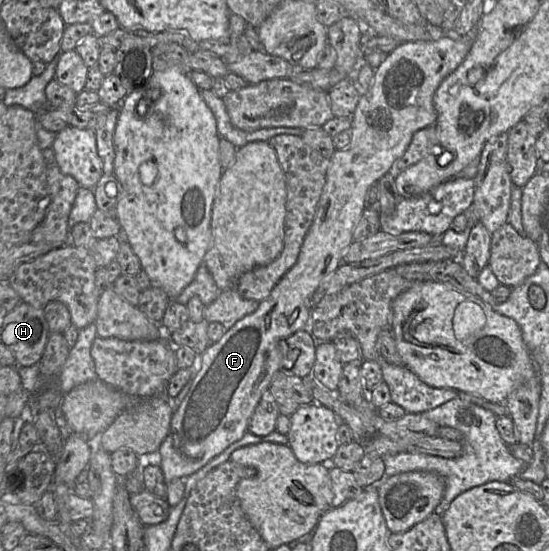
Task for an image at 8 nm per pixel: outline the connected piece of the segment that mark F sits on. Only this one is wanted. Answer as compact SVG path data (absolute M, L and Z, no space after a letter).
M475 30L466 35L444 36L430 41L404 42L388 54L375 70L370 89L360 96L351 117L351 141L343 150L335 150L327 169L326 183L317 205L314 220L309 228L295 265L281 278L270 295L258 308L244 316L227 330L220 340L202 353L201 367L193 377L188 394L174 410L168 435L161 443L160 468L165 483L174 478L187 478L232 443L240 440L263 393L270 388L274 374L279 371L282 353L279 341L309 327L312 298L321 283L329 279L342 264L345 251L353 242L353 230L365 208L369 188L387 174L394 162L406 152L415 132L433 126L437 119L433 97L440 83L451 74L469 53Z

